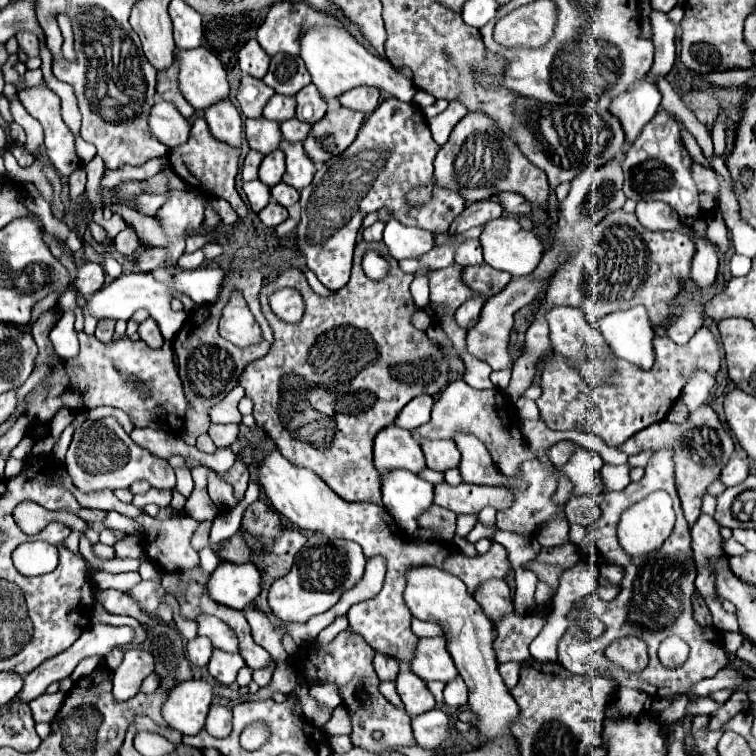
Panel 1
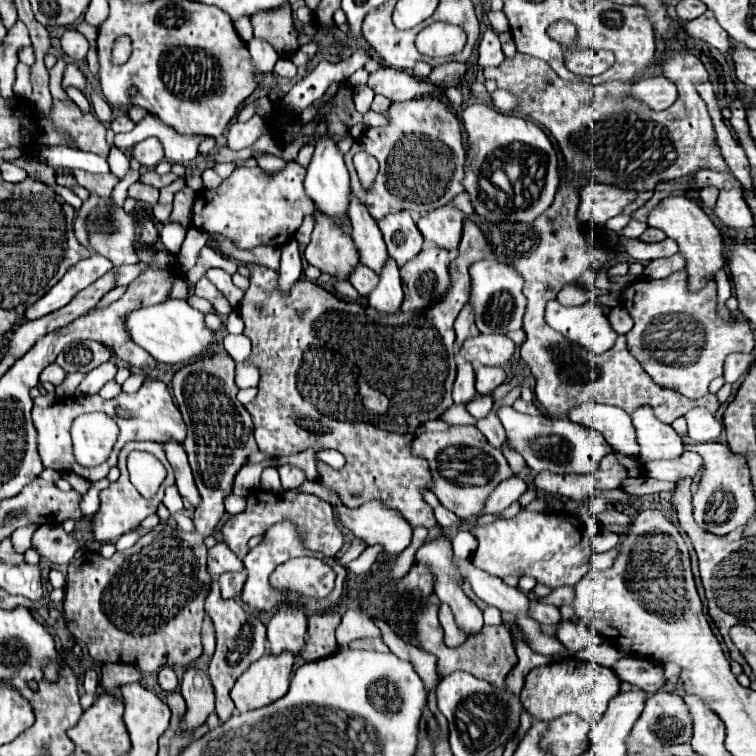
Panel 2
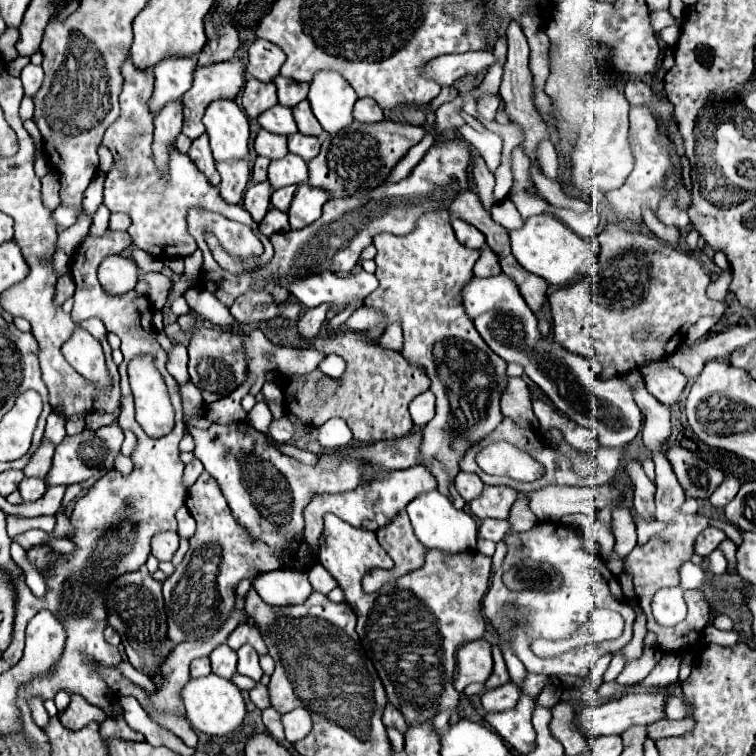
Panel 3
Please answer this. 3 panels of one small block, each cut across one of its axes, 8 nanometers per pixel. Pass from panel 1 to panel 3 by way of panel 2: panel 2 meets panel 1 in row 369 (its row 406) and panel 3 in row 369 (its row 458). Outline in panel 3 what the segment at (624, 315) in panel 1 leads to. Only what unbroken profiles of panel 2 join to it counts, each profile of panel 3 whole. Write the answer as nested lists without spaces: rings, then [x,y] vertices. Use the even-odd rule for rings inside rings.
[[[650,364],[644,366],[646,370],[646,388],[652,396],[656,396],[662,404],[674,406],[680,400],[680,394],[686,386],[686,376],[674,368],[668,370],[658,370],[650,374]]]

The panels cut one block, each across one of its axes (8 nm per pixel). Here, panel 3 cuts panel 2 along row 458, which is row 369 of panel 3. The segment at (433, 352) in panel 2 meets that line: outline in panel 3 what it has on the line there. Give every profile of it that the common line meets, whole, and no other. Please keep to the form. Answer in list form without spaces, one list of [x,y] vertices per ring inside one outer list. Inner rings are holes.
[[[340,332],[326,338],[312,340],[314,348],[326,354],[338,354],[346,360],[346,372],[340,376],[340,386],[324,402],[312,400],[312,374],[288,378],[284,386],[286,410],[296,414],[308,426],[322,426],[332,416],[346,420],[354,434],[354,442],[368,444],[378,440],[396,440],[400,436],[410,434],[414,428],[408,404],[414,396],[426,392],[430,388],[430,378],[422,366],[410,364],[400,352],[382,350],[376,342],[366,340],[364,334],[358,332]]]

